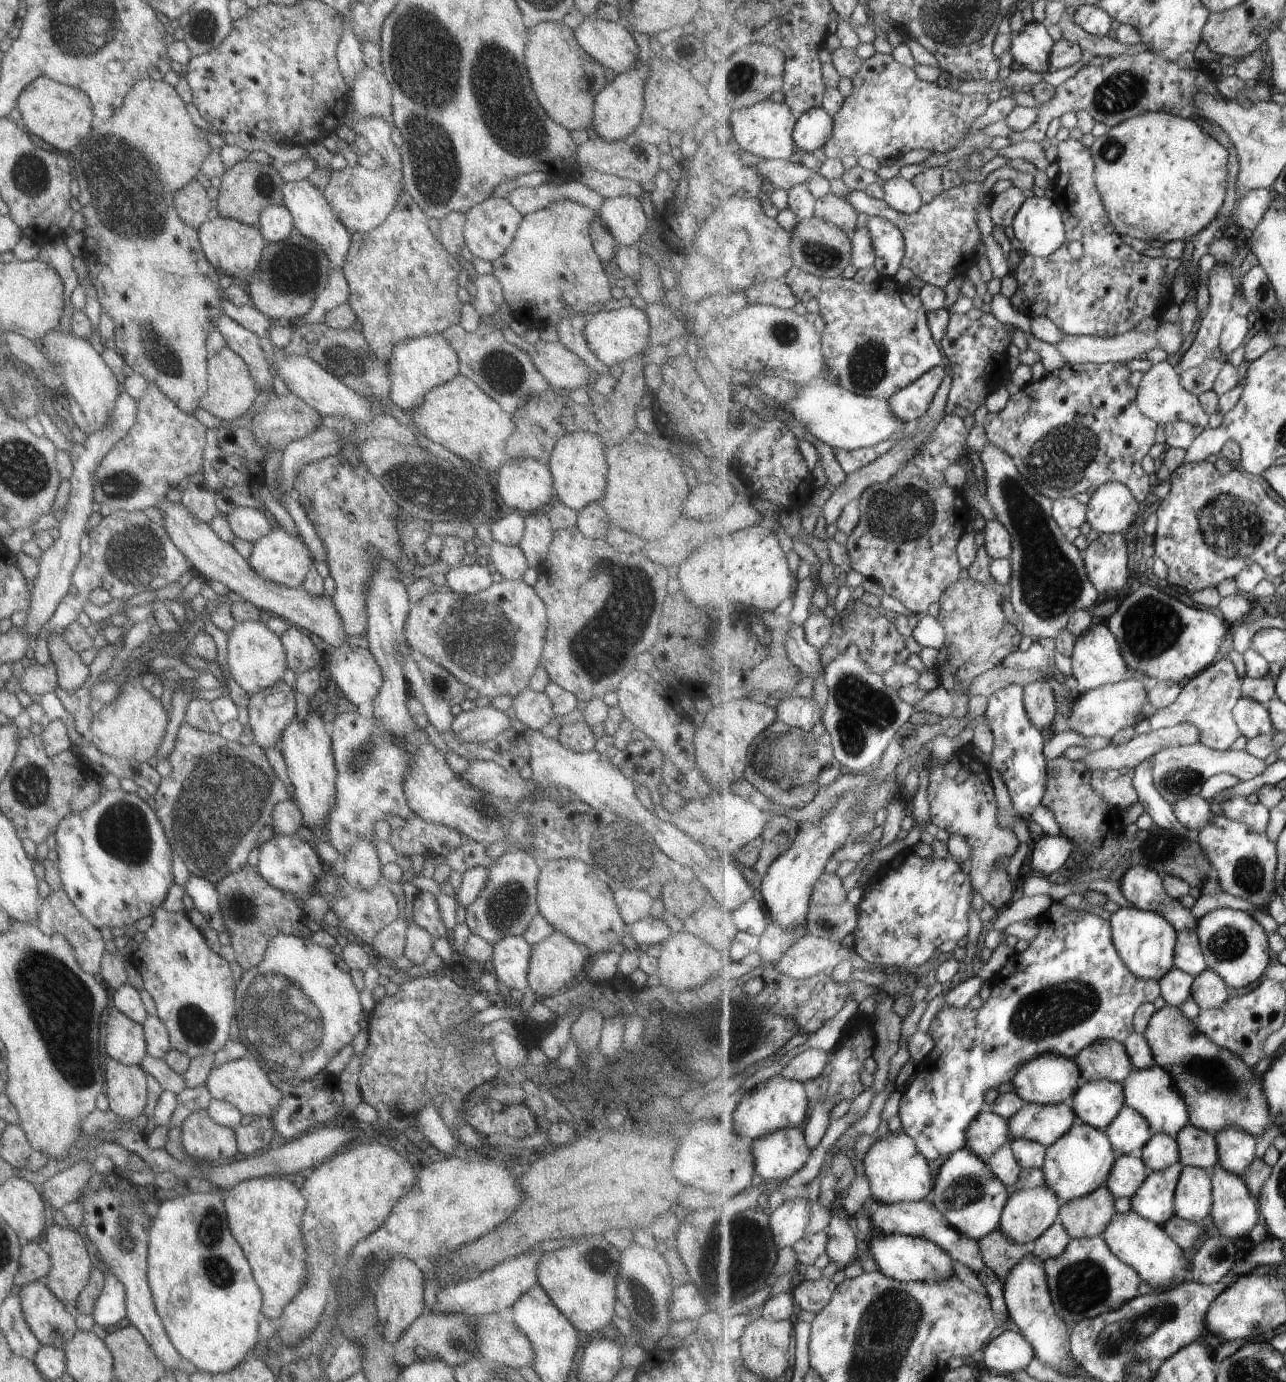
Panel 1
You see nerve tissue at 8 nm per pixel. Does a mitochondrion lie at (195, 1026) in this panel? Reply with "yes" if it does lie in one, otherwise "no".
yes

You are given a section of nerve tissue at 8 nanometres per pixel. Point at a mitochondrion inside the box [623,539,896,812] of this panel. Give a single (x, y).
(784, 763)

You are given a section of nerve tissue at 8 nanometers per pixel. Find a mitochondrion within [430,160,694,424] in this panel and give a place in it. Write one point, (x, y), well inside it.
(502, 371)

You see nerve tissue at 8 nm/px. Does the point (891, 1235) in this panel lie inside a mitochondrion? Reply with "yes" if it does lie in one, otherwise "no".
no

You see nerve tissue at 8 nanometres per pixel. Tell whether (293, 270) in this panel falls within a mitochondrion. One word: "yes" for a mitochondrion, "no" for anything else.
yes

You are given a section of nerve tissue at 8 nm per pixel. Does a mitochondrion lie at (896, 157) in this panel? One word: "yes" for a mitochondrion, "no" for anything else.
no

